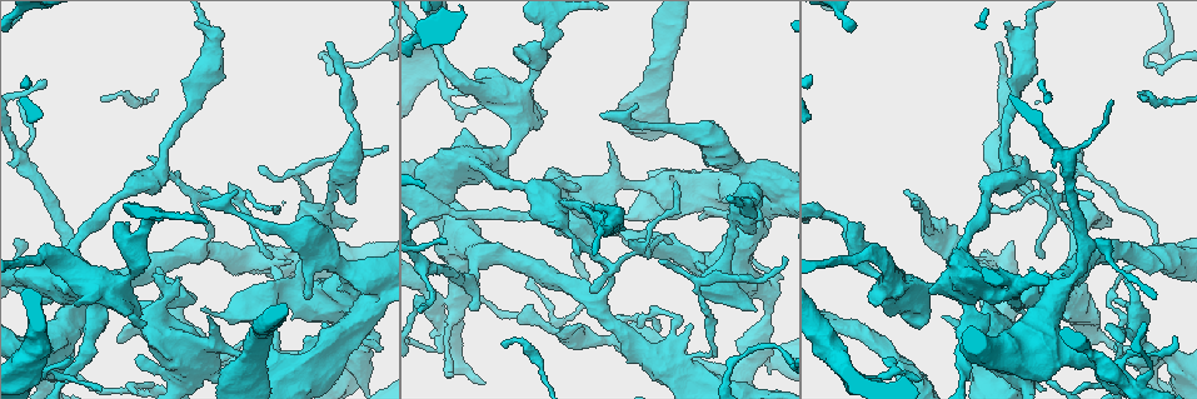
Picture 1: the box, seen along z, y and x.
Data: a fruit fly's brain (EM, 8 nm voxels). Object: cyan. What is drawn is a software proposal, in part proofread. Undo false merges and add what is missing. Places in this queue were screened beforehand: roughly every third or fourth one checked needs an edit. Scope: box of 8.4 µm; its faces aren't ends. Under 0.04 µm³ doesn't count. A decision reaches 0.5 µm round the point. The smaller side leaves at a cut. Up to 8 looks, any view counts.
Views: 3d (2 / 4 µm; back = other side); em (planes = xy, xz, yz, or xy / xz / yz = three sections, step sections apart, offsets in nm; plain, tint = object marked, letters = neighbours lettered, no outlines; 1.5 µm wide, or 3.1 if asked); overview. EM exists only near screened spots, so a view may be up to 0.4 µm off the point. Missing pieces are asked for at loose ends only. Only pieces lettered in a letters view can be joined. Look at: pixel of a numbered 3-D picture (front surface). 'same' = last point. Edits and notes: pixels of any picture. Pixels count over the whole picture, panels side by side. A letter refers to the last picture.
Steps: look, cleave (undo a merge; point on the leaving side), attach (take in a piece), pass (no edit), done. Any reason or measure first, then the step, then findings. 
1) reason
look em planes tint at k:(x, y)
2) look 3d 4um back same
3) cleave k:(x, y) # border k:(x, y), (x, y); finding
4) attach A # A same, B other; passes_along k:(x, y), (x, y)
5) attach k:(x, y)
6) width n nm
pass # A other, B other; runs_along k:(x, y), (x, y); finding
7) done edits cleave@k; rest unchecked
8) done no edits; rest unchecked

tapers out
look em planes letters at 1:(277, 205)

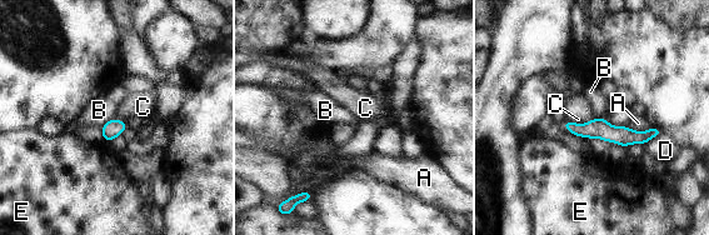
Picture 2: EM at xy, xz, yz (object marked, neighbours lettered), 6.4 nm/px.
pass # A other, B other, C other, D other, E other; runs_along 2:(568, 125), (624, 136), (657, 131); none of them fits

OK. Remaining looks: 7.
long arm stops here
look 3d 4um at 1:(730, 196)

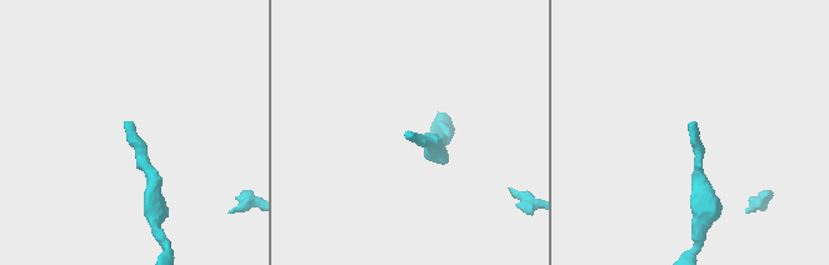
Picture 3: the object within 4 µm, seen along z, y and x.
look em xz step 8 letters at 3:(125, 126)

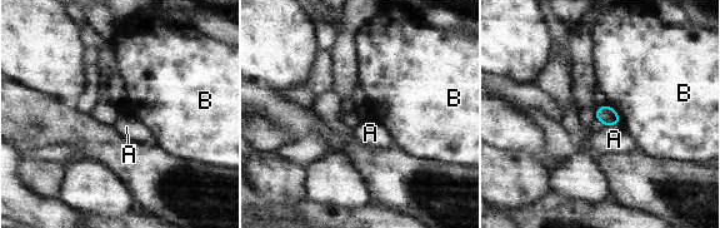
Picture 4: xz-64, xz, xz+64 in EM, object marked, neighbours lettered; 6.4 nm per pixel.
cut it another way
look em planes letters same

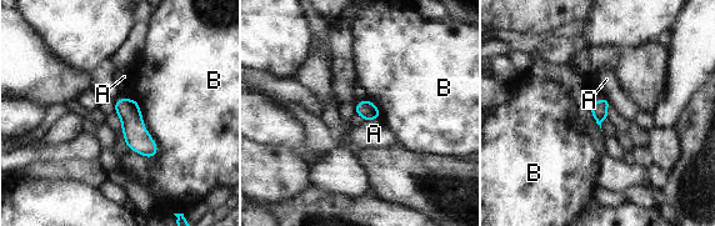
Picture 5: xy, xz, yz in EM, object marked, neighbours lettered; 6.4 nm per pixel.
width 110 nm
pass # A other, B other; border 5:(378, 117), (364, 121); no lettered piece goes on from it

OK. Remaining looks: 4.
branch stops here
look em xz step 8 plain at 1:(910, 325)

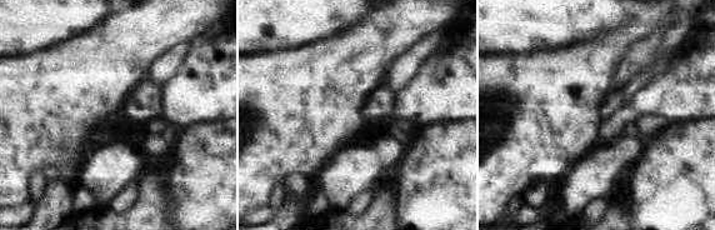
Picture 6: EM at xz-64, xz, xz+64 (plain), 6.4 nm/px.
look em xz step 8 letters same

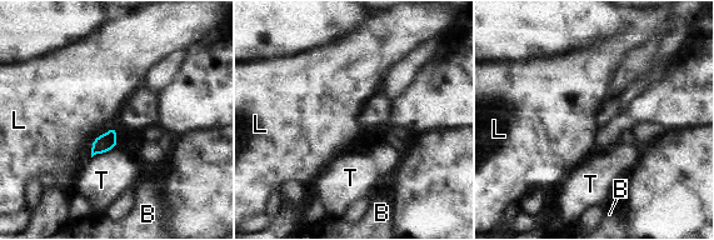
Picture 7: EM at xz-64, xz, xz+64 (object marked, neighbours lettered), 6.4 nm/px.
pass # B other, L other, T other; border 7:(116, 126), (94, 140), (90, 156); no lettered piece goes on from it

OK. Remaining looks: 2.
done no edits; rest unchecked

